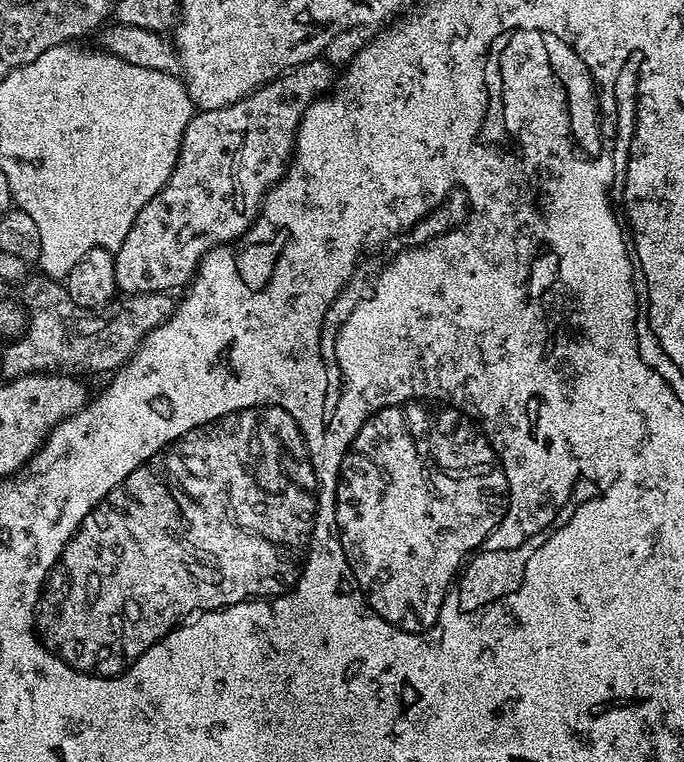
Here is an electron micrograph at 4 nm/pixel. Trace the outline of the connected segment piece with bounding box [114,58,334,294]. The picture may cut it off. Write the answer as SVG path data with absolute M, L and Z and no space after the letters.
M324 58L307 60L276 80L255 88L246 98L218 110L197 111L182 134L182 146L164 188L138 210L130 234L115 249L114 278L121 293L167 292L183 289L196 274L200 259L210 250L236 241L256 221L264 195L284 177L296 146L296 132L302 118L318 96L334 83L334 72Z

